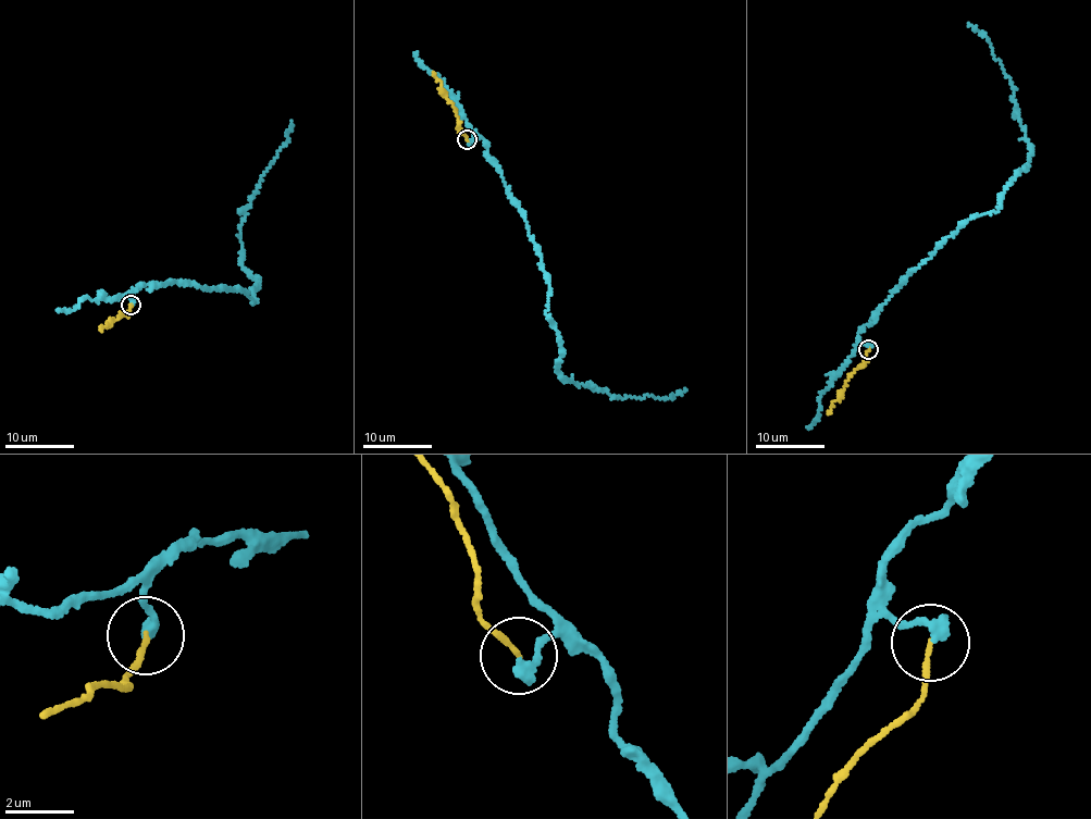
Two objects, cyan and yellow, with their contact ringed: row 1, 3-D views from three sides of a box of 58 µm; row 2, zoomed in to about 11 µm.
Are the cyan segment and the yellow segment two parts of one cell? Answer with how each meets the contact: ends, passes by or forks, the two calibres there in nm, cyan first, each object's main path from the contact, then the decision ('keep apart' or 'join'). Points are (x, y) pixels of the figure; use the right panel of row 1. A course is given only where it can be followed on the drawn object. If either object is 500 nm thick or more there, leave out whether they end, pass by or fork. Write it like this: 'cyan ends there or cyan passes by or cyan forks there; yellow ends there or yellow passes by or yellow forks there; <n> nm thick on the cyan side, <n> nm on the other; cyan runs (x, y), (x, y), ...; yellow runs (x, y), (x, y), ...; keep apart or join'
cyan ends there; yellow ends there; 360 nm thick on the cyan side, 150 nm on the other; cyan runs (868, 349), (859, 331), (909, 271), (958, 226), (1000, 206), (1030, 157), (1011, 78), (988, 37), (967, 24); yellow runs (868, 349), (867, 358), (853, 371), (828, 412); keep apart

